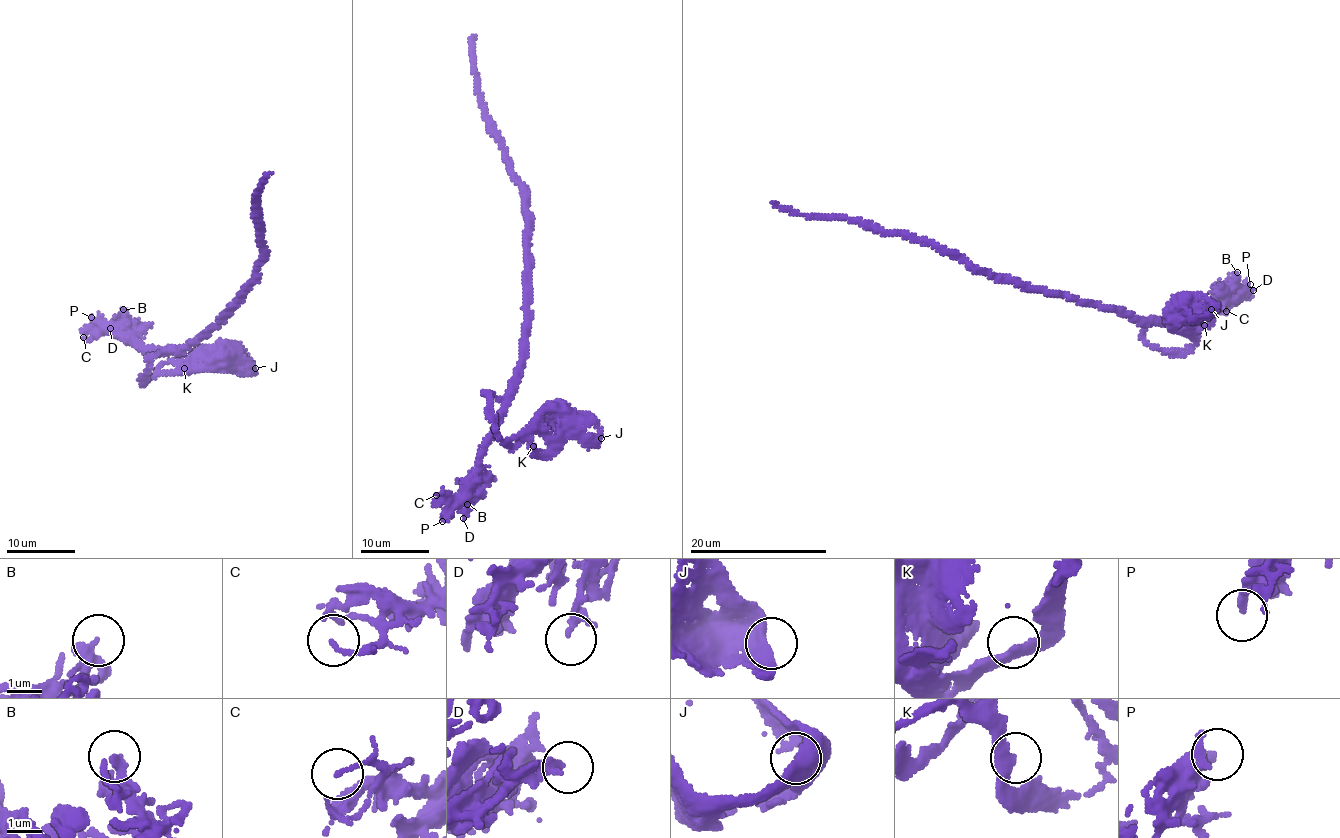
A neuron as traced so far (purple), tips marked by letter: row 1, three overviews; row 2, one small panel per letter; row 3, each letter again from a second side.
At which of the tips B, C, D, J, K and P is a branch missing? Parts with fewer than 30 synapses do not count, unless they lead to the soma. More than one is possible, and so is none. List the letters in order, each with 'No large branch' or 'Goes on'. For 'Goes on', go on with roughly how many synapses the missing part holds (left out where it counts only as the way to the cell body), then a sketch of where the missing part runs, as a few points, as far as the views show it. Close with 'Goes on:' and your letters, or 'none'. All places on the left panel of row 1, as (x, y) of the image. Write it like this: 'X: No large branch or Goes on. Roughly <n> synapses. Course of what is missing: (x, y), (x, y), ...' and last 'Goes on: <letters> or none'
B: No large branch
C: No large branch
D: No large branch
J: No large branch
K: No large branch
P: No large branch
Goes on: none

